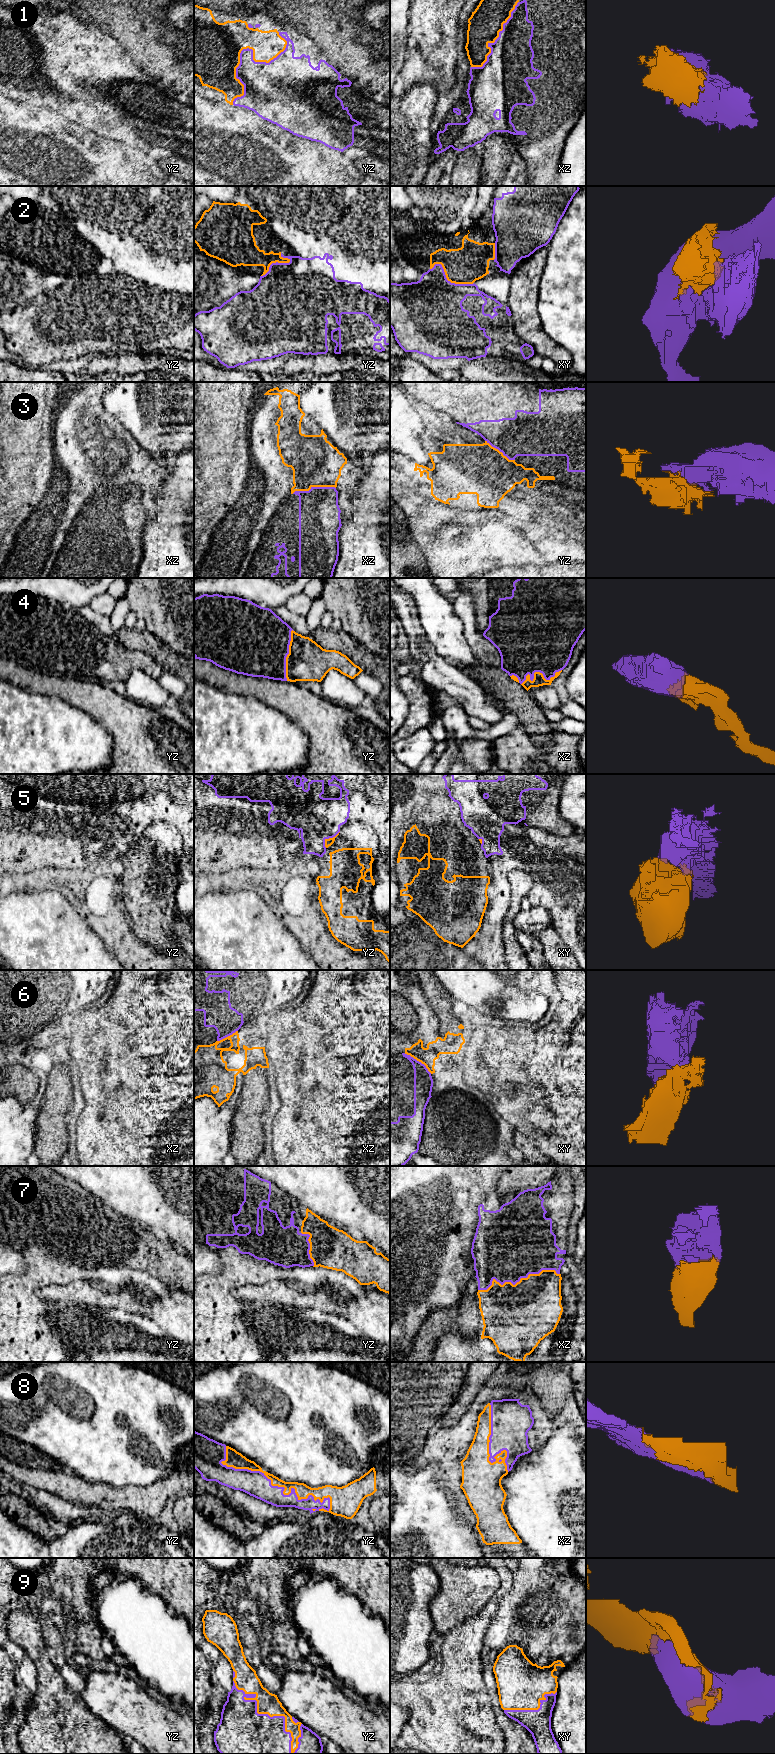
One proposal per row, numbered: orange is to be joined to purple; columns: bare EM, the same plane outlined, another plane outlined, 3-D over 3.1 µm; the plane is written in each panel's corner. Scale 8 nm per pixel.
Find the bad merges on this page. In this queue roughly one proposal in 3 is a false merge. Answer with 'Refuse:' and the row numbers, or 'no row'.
Refuse: 2, 3, 5, 6

